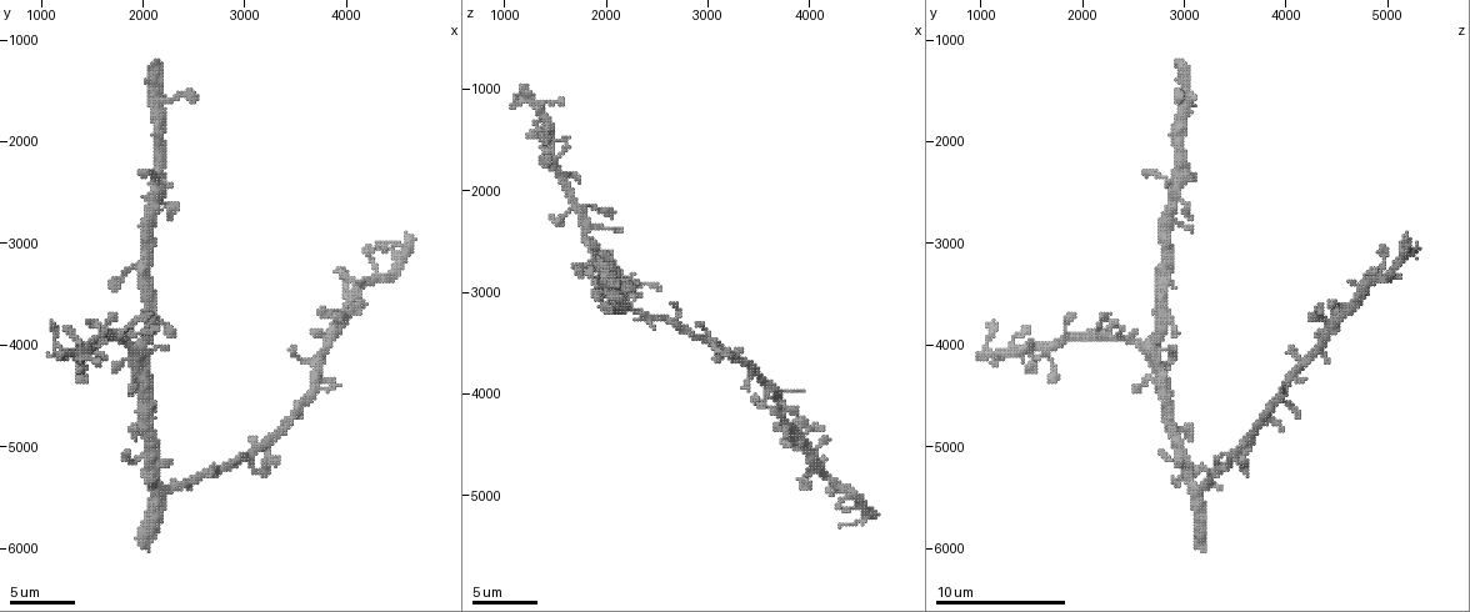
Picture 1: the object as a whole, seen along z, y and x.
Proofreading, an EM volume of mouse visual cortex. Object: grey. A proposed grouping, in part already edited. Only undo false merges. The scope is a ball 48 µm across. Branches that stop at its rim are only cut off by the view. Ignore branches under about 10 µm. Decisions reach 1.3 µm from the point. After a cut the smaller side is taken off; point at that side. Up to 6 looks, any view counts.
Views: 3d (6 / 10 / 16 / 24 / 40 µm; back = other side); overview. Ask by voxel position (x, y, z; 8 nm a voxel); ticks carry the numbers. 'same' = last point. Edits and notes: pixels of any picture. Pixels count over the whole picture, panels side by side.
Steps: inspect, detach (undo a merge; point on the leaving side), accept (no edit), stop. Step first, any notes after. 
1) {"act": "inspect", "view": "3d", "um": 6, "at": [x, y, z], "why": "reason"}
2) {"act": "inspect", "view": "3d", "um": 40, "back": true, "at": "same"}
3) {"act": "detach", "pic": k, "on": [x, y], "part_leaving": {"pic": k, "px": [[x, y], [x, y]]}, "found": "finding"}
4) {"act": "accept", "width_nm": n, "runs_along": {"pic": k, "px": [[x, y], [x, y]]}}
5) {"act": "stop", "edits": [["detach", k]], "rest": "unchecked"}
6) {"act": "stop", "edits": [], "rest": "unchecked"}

{"act": "inspect", "view": "3d", "um": 10, "at": [1920, 3980, 2640]}

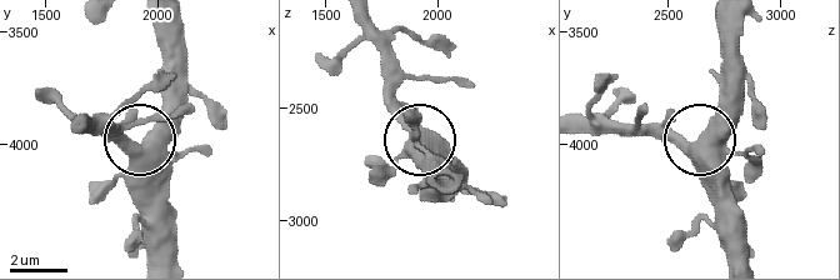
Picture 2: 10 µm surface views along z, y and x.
{"act": "accept", "found": "one cell here"}

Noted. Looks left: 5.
{"act": "inspect", "view": "3d", "um": 6, "at": [2220, 5440, 3180]}

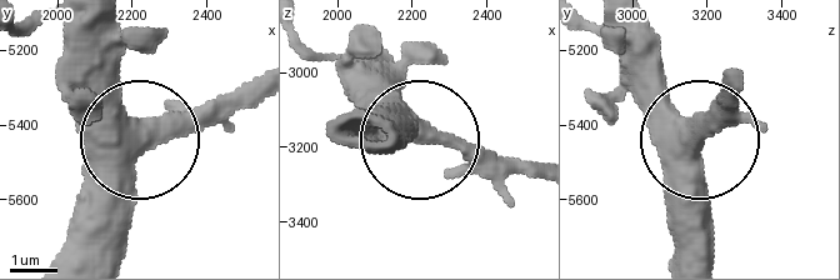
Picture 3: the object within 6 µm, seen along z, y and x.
{"act": "inspect", "view": "3d", "um": 6, "back": true, "at": [2230, 5440, 3160]}

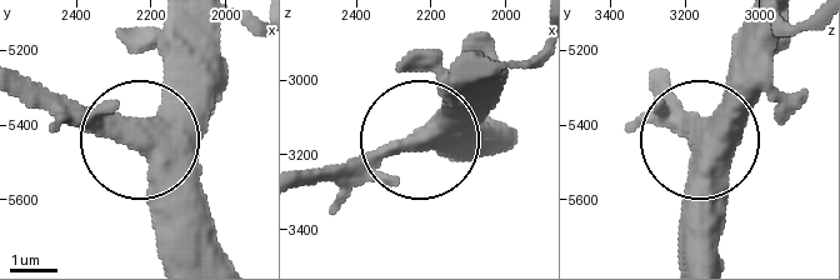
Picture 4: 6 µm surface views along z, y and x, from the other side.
{"act": "accept", "width_nm": 480, "runs_along": {"pic": 4, "px": [[703, 125], [763, 66]]}, "found": "continuous, no second cell"}

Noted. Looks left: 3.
{"act": "inspect", "view": "3d", "um": 10, "at": [3660, 4320, 4000], "why": "side arm on a straight run"}

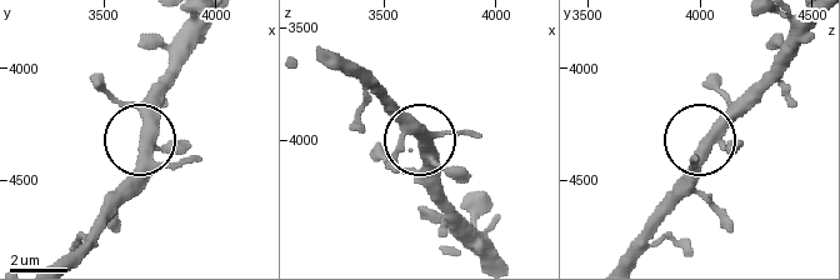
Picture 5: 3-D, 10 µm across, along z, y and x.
{"act": "accept", "runs_along": {"pic": 5, "px": [[629, 258], [699, 165], [708, 129], [749, 88]]}, "found": "one cell here"}

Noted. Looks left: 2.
{"act": "stop", "edits": [], "rest": "unchecked"}

